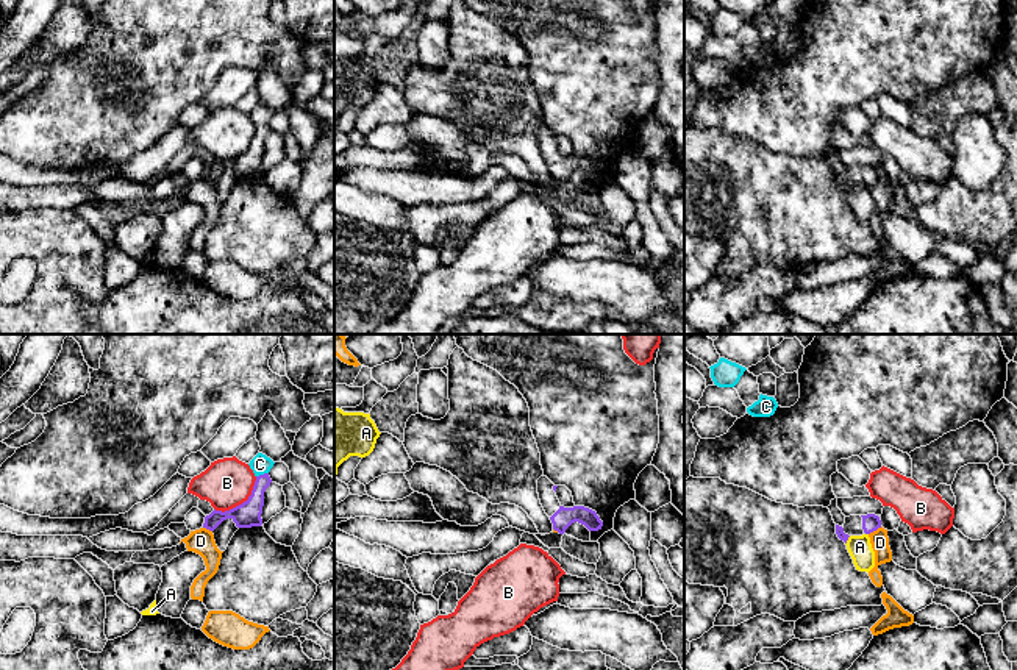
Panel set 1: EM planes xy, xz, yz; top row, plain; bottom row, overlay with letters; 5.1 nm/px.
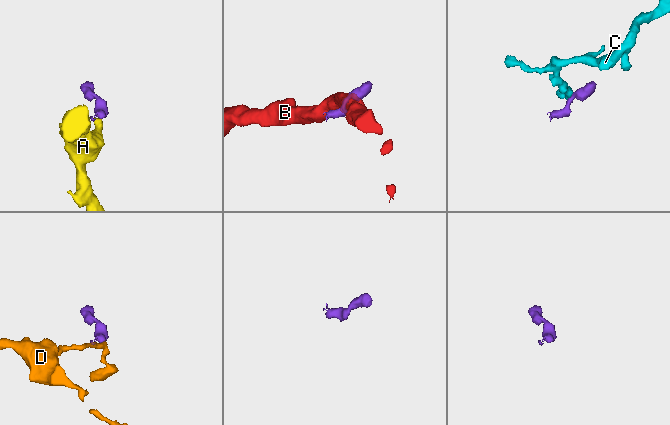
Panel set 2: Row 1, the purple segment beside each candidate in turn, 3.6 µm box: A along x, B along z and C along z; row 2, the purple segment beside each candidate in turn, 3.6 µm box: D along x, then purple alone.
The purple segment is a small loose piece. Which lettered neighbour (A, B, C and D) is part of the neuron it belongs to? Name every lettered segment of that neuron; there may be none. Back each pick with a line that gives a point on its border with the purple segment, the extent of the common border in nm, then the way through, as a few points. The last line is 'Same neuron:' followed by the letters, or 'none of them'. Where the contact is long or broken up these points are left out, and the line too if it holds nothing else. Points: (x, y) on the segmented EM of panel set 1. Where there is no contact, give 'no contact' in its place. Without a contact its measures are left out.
Same neuron: none of them

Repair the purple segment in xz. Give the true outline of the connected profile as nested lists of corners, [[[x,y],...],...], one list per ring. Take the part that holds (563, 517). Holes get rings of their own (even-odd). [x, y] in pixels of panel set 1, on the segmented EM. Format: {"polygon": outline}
{"polygon": [[[547,476],[537,479],[539,500],[555,531],[564,534],[575,522],[584,525],[589,531],[601,529],[603,522],[595,511],[584,506],[564,508],[556,497],[556,487]]]}

